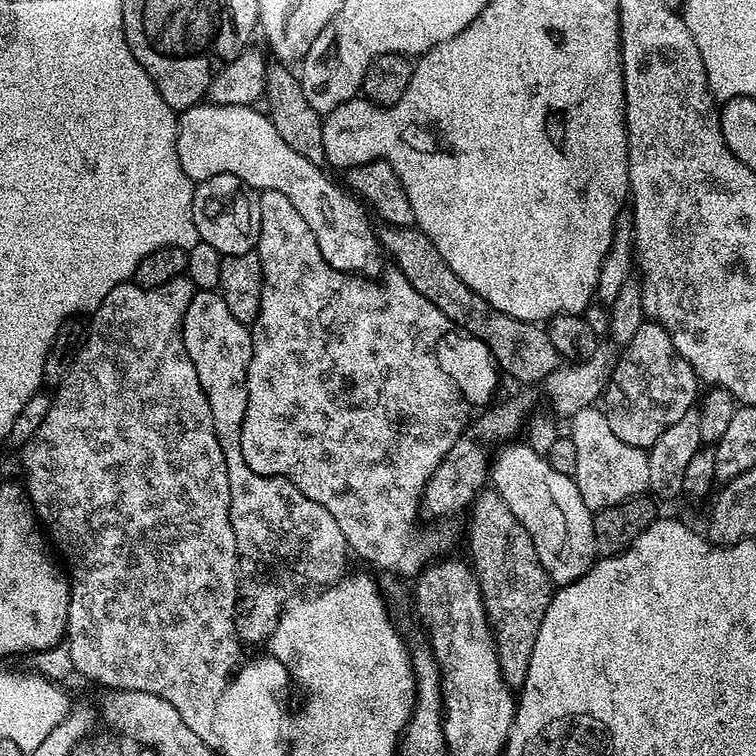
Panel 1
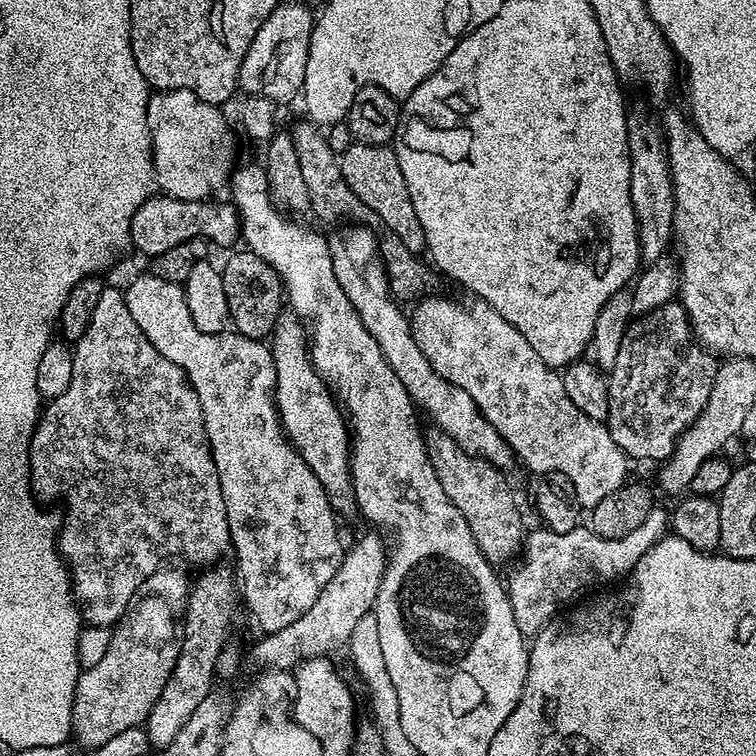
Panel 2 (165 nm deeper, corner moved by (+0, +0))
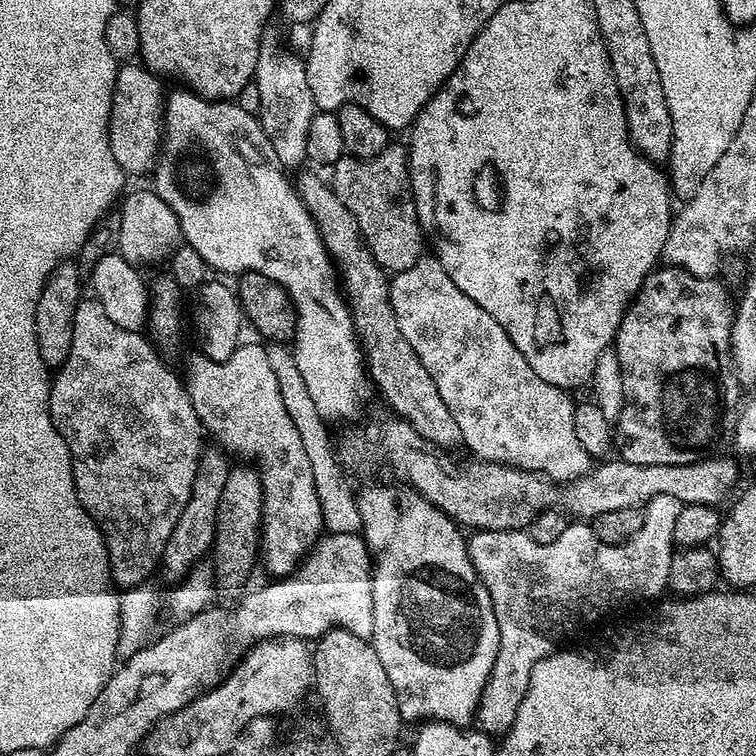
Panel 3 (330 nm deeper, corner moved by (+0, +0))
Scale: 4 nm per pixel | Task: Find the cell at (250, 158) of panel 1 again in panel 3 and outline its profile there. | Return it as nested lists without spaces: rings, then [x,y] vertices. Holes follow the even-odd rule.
[[[143,63],[128,64],[119,69],[114,82],[112,109],[108,119],[108,141],[114,162],[129,177],[151,173],[156,167],[164,139],[164,101],[166,88],[159,84],[157,73],[149,72]]]

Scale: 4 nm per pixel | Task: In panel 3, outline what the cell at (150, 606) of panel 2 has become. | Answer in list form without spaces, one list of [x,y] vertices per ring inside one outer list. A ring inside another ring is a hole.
[[[216,446],[205,447],[200,455],[198,473],[195,474],[194,486],[191,488],[190,501],[182,510],[182,515],[175,523],[174,530],[163,548],[161,556],[160,572],[173,582],[183,579],[195,564],[197,558],[206,555],[214,545],[215,522],[217,520],[218,503],[226,484],[230,462],[227,455]]]

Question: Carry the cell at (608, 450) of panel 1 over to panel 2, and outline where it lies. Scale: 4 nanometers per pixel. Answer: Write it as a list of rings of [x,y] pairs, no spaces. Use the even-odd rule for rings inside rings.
[[[425,295],[415,305],[417,308],[411,309],[414,342],[418,342],[422,354],[426,354],[430,366],[434,366],[438,375],[474,398],[480,413],[508,443],[513,457],[519,463],[521,460],[532,472],[566,474],[566,478],[574,482],[577,505],[584,510],[598,506],[606,494],[614,494],[614,490],[621,488],[629,479],[629,457],[625,456],[618,442],[614,442],[607,423],[586,418],[586,414],[570,402],[561,373],[542,362],[534,346],[530,346],[530,342],[526,342],[526,338],[522,338],[522,334],[518,334],[518,330],[485,300],[473,299],[472,304],[459,304],[448,296],[432,295]]]

